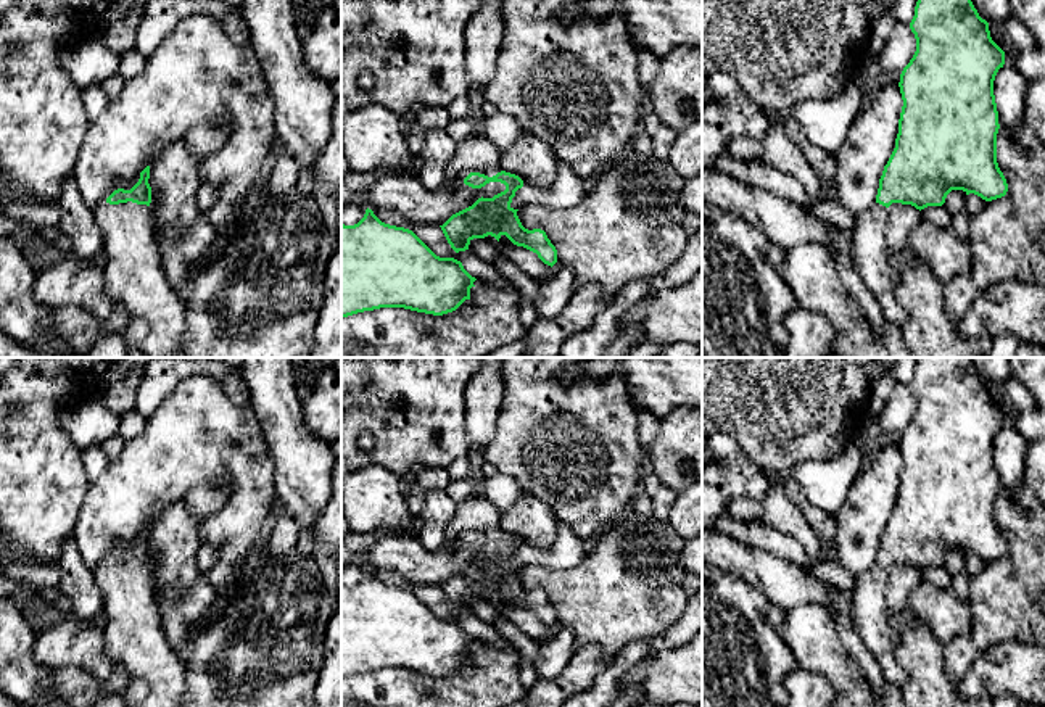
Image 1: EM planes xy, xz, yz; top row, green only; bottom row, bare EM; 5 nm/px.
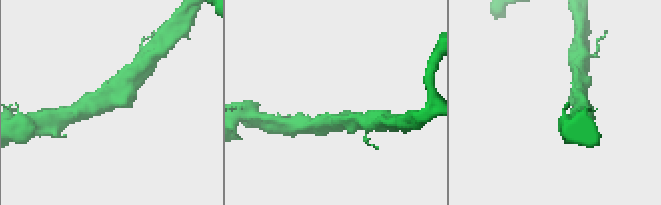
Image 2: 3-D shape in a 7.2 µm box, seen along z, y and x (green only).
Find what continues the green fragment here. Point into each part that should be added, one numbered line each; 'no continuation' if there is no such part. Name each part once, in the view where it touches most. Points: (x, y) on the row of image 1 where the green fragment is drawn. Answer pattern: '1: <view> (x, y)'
1: xy (134, 276)

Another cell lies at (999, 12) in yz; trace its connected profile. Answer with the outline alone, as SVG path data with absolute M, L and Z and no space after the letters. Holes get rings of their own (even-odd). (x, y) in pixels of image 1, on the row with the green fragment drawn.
M971 0L989 24L1005 24L1011 18L1011 0Z

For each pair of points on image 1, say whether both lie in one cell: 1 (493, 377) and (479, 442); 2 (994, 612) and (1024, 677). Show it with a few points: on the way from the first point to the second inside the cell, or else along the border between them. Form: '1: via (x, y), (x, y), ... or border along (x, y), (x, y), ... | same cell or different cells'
1: via (483, 393), (480, 425) | same cell
2: border along (1028, 641), (1007, 640), (995, 643), (974, 662) | different cells

